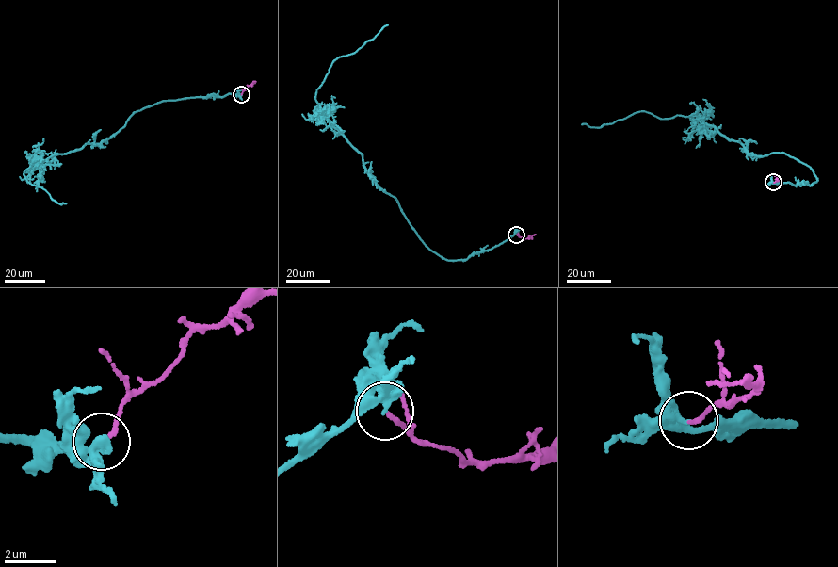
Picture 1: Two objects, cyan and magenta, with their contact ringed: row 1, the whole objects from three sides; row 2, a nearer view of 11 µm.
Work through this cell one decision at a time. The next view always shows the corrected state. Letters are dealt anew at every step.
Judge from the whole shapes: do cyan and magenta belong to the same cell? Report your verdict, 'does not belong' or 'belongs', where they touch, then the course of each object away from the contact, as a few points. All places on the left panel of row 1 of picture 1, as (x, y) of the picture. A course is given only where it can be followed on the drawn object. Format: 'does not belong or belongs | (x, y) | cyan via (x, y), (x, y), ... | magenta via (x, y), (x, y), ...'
does not belong | (241, 94) | cyan via (240, 94), (187, 97), (145, 107), (100, 143), (52, 155), (26, 170), (26, 183), (66, 203) | magenta via (241, 94), (255, 81)

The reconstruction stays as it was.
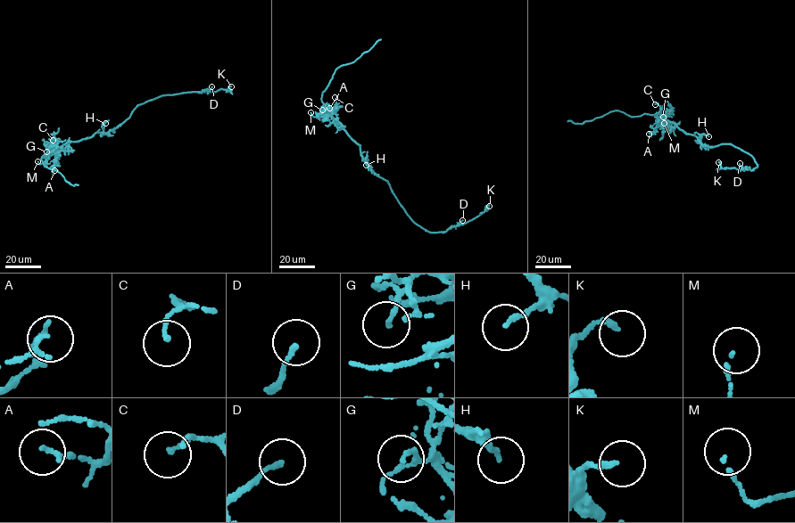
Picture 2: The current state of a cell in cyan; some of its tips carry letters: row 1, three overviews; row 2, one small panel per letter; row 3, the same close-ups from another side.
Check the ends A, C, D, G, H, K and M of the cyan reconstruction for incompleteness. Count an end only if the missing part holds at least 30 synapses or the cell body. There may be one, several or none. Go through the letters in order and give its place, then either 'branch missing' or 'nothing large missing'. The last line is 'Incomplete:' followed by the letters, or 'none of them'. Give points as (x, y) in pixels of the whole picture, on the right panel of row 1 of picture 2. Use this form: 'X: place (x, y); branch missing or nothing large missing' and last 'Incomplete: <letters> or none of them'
A: place (649, 134); nothing large missing
C: place (655, 104); nothing large missing
D: place (740, 163); nothing large missing
G: place (663, 117); nothing large missing
H: place (708, 136); nothing large missing
K: place (718, 162); nothing large missing
M: place (664, 123); nothing large missing
Incomplete: none of them

